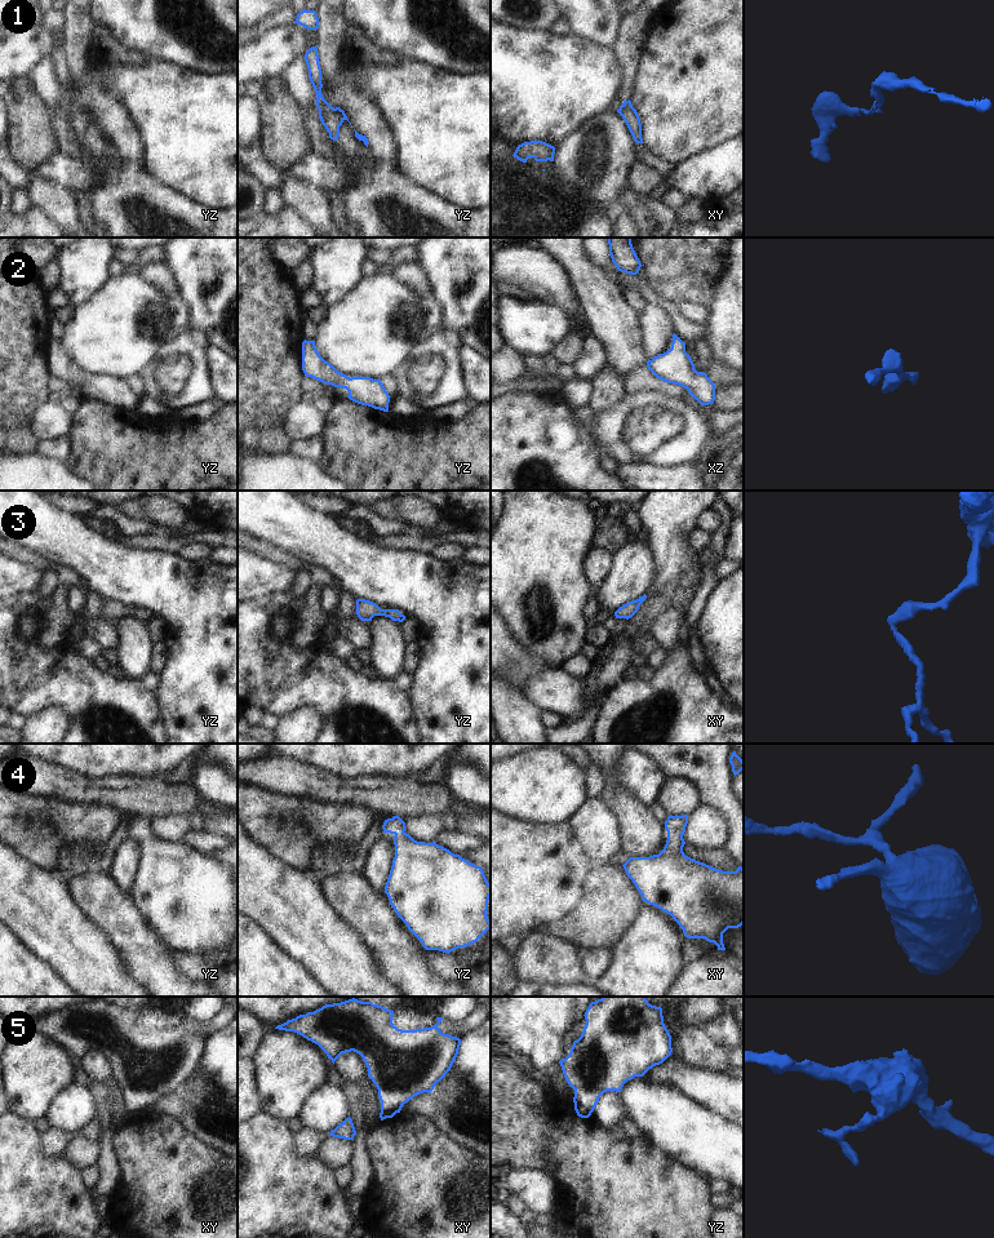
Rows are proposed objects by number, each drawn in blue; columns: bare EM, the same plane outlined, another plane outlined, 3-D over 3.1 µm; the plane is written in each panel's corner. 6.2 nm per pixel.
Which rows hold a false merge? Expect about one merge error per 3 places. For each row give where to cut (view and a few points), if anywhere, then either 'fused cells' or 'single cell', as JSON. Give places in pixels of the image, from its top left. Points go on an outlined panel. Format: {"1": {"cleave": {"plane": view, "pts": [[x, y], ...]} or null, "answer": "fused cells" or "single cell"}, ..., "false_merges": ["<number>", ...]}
{"1": {"cleave": {"plane": "yz", "pts": [[333, 109], [345, 119]]}, "answer": "fused cells"}, "2": {"cleave": null, "answer": "single cell"}, "3": {"cleave": null, "answer": "single cell"}, "4": {"cleave": null, "answer": "single cell"}, "5": {"cleave": {"plane": "yz", "pts": [[575, 1104], [580, 1104], [590, 1114]]}, "answer": "fused cells"}, "false_merges": ["1", "5"]}

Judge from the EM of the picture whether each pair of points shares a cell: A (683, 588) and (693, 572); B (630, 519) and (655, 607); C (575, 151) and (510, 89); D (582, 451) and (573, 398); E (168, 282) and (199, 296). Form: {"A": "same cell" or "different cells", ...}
{"A": "same cell", "B": "different cells", "C": "different cells", "D": "different cells", "E": "different cells"}

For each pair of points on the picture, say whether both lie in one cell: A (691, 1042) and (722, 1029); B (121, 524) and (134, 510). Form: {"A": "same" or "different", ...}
{"A": "different", "B": "different"}

